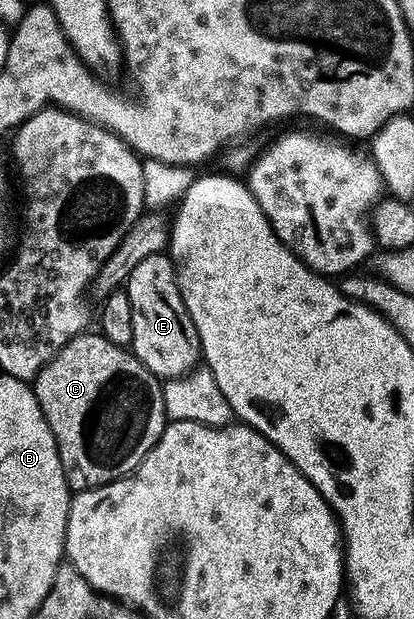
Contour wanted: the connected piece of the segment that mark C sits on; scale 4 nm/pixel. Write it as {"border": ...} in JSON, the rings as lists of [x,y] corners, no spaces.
{"border":[[[83,331],[76,334],[64,343],[64,347],[54,356],[48,364],[46,364],[39,373],[37,373],[32,382],[32,388],[36,399],[40,403],[40,411],[44,415],[44,419],[48,423],[48,427],[52,431],[52,435],[56,439],[56,447],[60,455],[60,463],[62,470],[66,476],[66,483],[71,490],[95,489],[101,485],[112,483],[121,477],[127,477],[129,473],[133,473],[138,468],[140,462],[146,457],[147,449],[151,449],[160,439],[160,435],[166,430],[168,418],[165,411],[164,395],[162,394],[163,382],[154,376],[152,371],[148,371],[148,367],[144,367],[144,363],[140,363],[140,359],[134,356],[129,348],[112,343],[108,338],[103,337],[101,332]]]}

